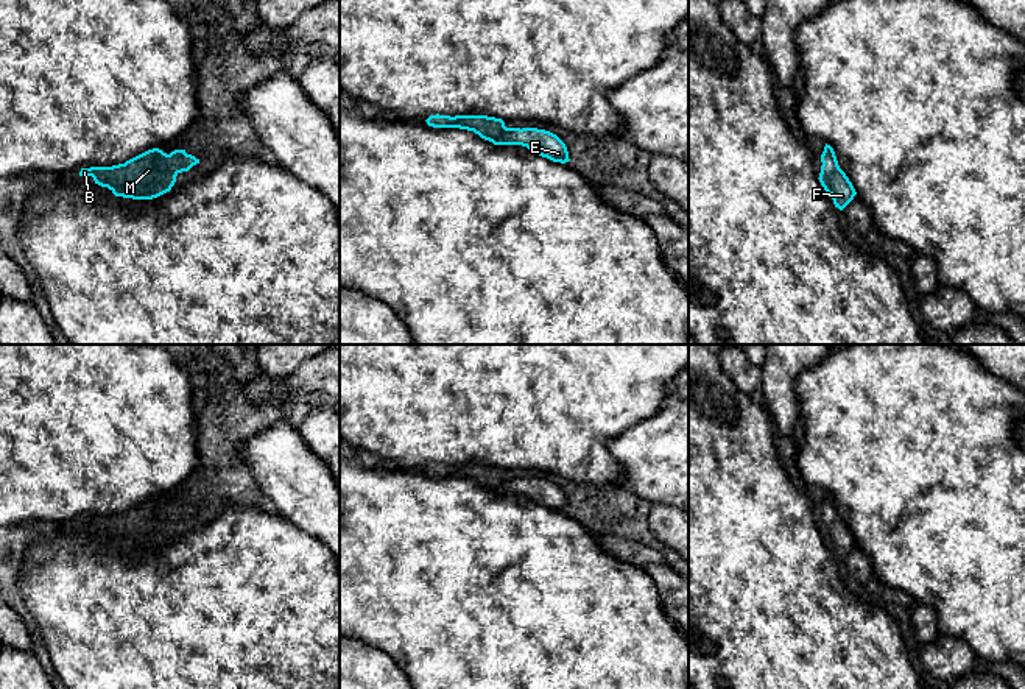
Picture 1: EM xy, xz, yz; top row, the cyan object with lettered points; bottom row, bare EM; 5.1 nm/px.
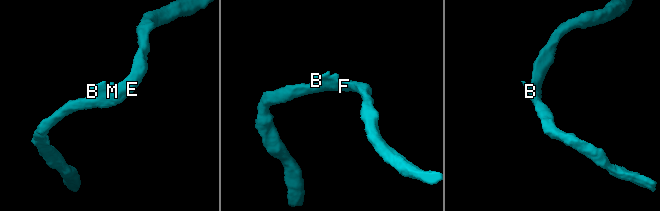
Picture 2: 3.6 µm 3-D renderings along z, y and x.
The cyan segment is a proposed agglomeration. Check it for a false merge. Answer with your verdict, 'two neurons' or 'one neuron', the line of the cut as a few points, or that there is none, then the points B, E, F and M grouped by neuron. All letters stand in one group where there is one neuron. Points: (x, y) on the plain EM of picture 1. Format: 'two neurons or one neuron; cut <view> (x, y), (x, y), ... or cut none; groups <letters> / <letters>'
one neuron; cut none; groups B E F M

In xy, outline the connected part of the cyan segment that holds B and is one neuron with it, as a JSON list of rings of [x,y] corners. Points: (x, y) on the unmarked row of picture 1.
[[[153,497],[125,513],[81,518],[79,525],[92,525],[95,533],[107,536],[115,546],[153,549],[170,541],[176,525],[196,513],[199,508],[185,499],[167,504]]]

